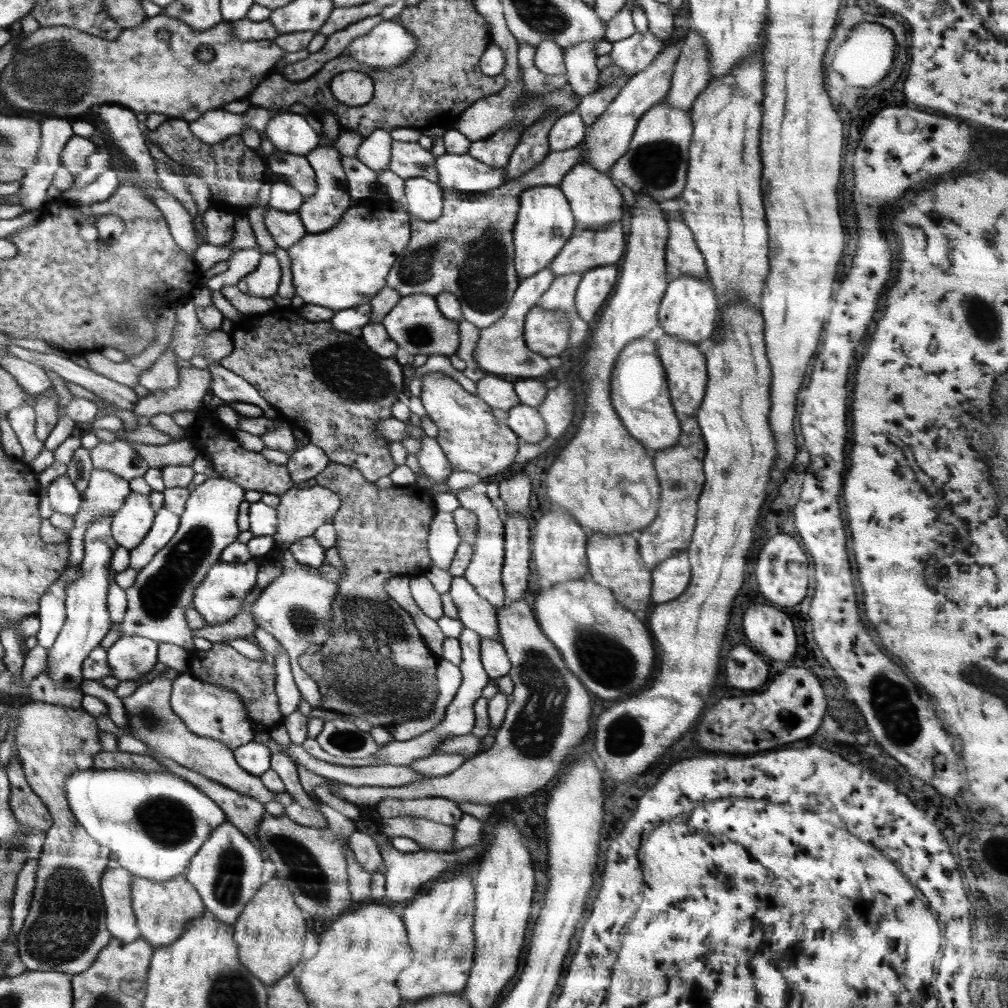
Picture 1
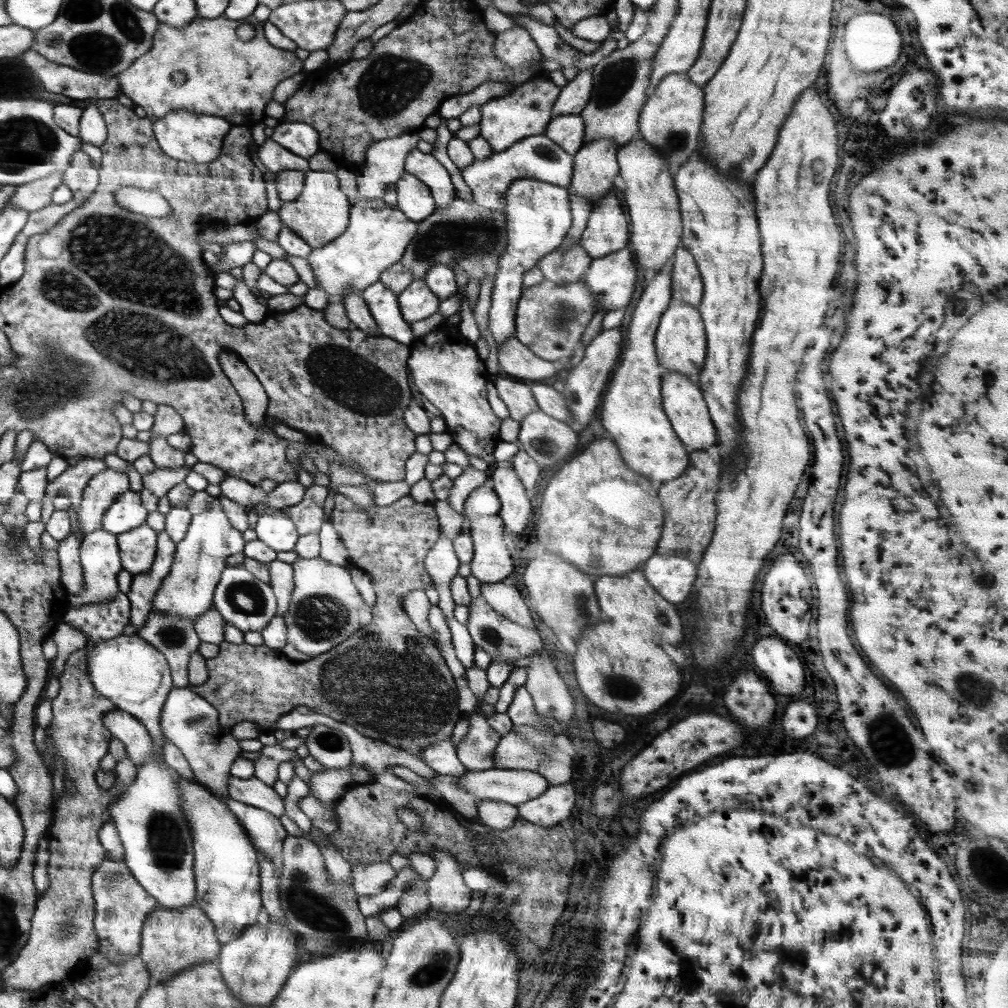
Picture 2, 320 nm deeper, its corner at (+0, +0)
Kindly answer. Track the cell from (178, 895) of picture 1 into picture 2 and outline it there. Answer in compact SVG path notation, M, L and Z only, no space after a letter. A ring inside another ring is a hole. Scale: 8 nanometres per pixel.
M196 904L183 908L165 908L159 906L149 914L141 930L141 950L139 956L148 965L152 986L170 980L179 972L195 964L218 961L222 945L215 935L215 926L203 909Z

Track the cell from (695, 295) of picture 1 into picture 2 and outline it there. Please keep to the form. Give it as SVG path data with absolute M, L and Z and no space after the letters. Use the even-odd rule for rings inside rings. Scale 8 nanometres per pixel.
M671 299L663 312L654 337L654 346L659 366L663 371L681 372L694 384L699 384L699 376L706 358L707 335L699 310L681 300Z

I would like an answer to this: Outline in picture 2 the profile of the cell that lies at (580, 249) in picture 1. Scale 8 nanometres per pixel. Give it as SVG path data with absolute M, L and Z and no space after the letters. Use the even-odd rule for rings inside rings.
M609 193L602 196L598 206L591 210L579 243L593 259L628 246L629 224L625 213L618 198Z

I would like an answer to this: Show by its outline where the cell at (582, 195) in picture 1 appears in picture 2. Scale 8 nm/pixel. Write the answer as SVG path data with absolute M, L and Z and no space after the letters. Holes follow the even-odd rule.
M608 139L583 144L573 155L573 175L568 192L589 199L606 196L619 174L617 149L617 144Z

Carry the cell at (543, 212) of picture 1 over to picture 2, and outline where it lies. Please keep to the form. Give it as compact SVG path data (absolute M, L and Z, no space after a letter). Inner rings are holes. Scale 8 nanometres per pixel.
M518 179L505 193L507 245L499 258L499 267L493 280L491 303L488 311L488 331L496 344L515 336L515 314L522 291L523 276L536 266L546 254L563 244L571 227L570 192L556 184L542 180Z

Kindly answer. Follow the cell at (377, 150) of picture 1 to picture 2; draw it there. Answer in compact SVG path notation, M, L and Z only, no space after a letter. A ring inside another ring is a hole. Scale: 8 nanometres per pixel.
M417 131L398 137L380 140L367 147L365 164L357 171L357 194L361 199L383 198L405 173L405 160L420 137Z

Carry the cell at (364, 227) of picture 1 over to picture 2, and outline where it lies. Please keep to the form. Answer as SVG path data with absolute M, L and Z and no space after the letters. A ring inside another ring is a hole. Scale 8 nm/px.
M383 198L360 199L356 205L350 207L349 223L346 230L320 248L311 249L306 256L308 264L313 270L319 288L329 294L333 301L341 300L350 291L361 292L374 282L378 282L380 275L390 265L396 264L406 252L406 247L414 238L418 228L416 221L410 220L397 206L386 205Z

